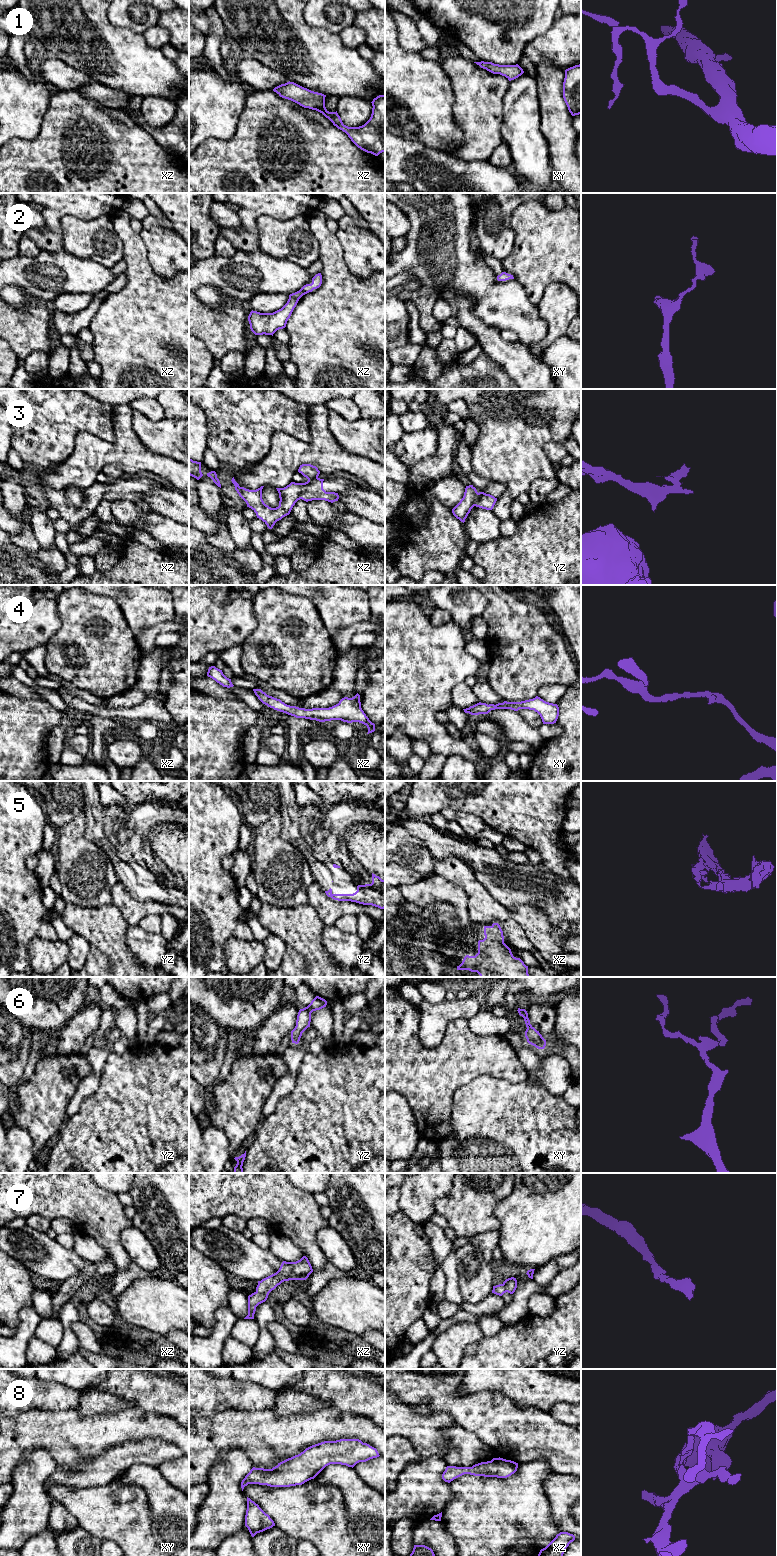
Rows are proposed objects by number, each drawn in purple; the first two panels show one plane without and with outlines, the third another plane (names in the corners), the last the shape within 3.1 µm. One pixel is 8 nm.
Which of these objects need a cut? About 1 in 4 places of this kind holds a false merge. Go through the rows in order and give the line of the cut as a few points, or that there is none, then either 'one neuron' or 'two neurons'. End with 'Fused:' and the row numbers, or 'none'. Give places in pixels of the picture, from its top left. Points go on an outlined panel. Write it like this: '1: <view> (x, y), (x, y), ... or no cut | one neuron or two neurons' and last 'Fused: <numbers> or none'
1: no cut | one neuron
2: no cut | one neuron
3: yz (478, 493), (473, 505) | two neurons
4: no cut | one neuron
5: no cut | one neuron
6: no cut | one neuron
7: no cut | one neuron
8: no cut | one neuron
Fused: 3

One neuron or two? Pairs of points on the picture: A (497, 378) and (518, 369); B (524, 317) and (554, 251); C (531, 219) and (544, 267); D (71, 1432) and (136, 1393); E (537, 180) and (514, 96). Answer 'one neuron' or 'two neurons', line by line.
A: two neurons
B: two neurons
C: one neuron
D: two neurons
E: one neuron

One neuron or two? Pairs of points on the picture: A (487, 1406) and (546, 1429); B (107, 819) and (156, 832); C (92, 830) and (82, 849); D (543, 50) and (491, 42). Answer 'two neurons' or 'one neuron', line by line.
A: one neuron
B: one neuron
C: two neurons
D: two neurons

